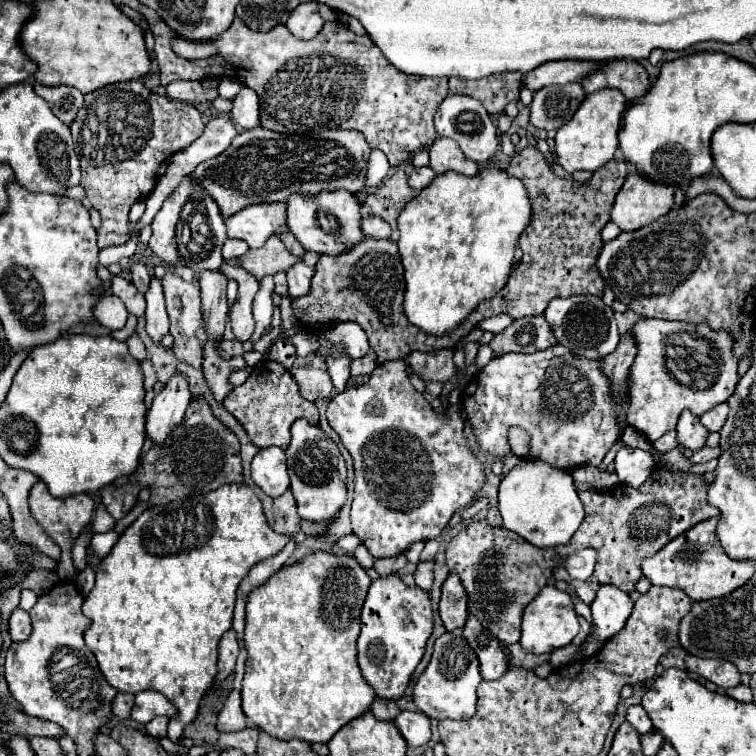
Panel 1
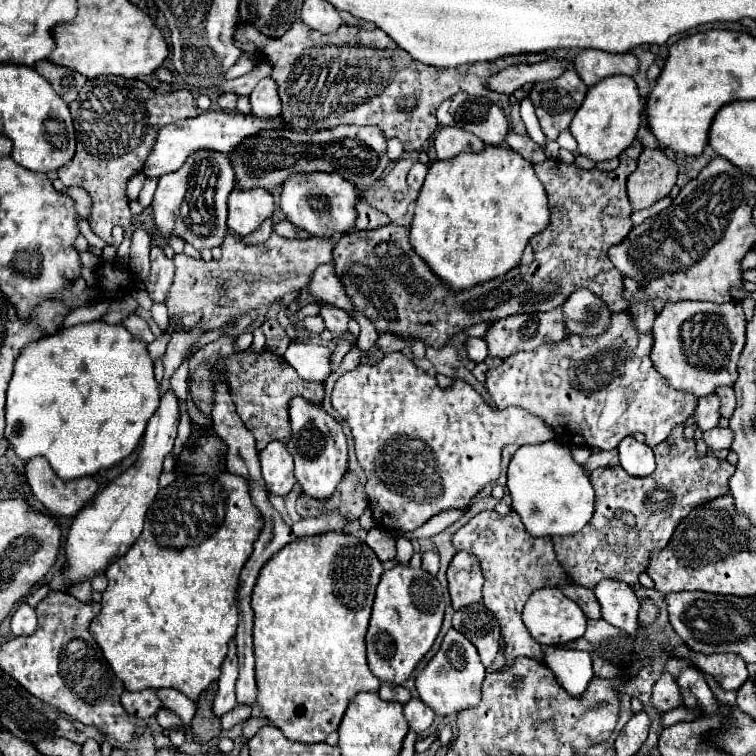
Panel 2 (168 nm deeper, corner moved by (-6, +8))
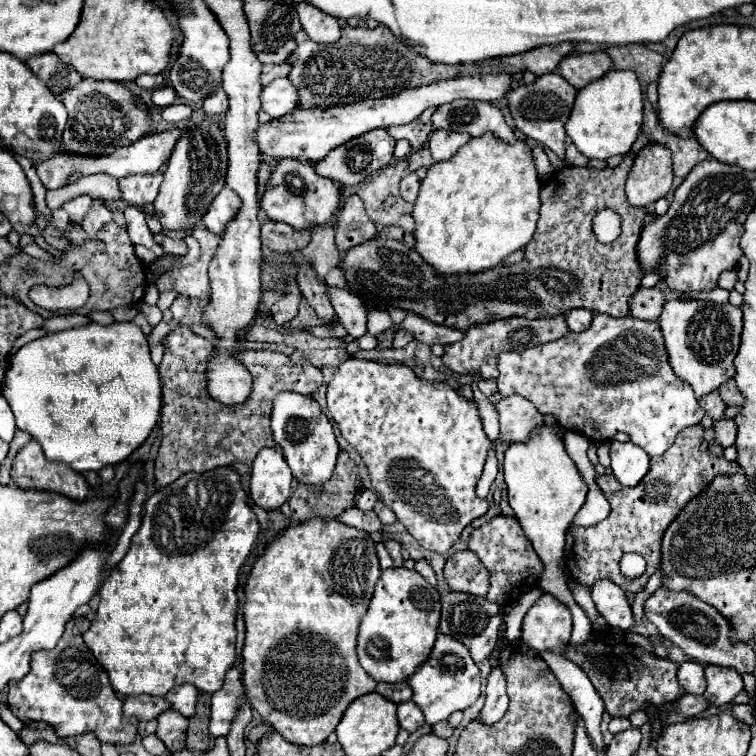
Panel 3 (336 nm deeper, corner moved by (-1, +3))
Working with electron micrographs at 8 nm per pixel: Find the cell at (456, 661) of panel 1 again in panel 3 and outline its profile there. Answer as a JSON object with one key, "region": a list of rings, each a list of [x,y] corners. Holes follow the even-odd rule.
{"region":[[[438,635],[436,645],[428,657],[428,661],[418,667],[418,671],[408,679],[414,695],[412,701],[422,709],[426,723],[434,725],[438,721],[448,719],[454,711],[462,711],[470,707],[480,695],[480,669],[472,661],[468,649],[460,645],[454,637]]]}

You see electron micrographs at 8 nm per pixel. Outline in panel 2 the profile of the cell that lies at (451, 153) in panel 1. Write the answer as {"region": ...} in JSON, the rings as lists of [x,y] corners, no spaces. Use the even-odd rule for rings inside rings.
{"region":[[[443,126],[433,140],[439,160],[449,160],[463,150],[483,150],[485,144],[471,132],[457,126]]]}

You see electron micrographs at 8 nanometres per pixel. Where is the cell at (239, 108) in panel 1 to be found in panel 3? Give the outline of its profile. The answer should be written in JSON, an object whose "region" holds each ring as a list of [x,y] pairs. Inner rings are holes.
{"region":[[[274,79],[262,89],[262,111],[266,111],[270,117],[278,119],[286,113],[292,113],[298,105],[298,93],[294,85],[288,79]]]}

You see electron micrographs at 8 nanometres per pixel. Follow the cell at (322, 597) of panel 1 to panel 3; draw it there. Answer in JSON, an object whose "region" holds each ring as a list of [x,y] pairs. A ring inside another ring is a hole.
{"region":[[[312,519],[300,525],[294,525],[290,529],[284,529],[280,533],[280,537],[276,541],[272,541],[266,551],[258,557],[258,561],[254,563],[244,593],[246,593],[246,603],[244,603],[244,621],[246,621],[246,641],[244,641],[244,649],[242,649],[242,657],[244,657],[244,687],[246,687],[246,695],[250,699],[252,709],[258,711],[258,715],[270,723],[286,741],[294,743],[294,745],[304,745],[304,747],[312,747],[312,745],[320,745],[326,741],[326,737],[336,729],[338,721],[342,719],[342,713],[346,711],[346,707],[358,699],[360,695],[372,693],[376,687],[376,681],[372,677],[368,677],[368,673],[360,667],[358,657],[356,657],[356,639],[358,639],[358,629],[362,623],[362,617],[368,611],[370,605],[370,597],[374,591],[374,585],[380,577],[380,565],[378,565],[378,557],[376,557],[376,549],[374,549],[374,541],[368,533],[358,531],[354,527],[342,525],[334,519]]]}

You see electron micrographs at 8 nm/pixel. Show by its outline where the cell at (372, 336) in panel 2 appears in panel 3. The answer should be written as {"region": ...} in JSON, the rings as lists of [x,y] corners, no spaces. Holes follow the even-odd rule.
{"region":[[[372,311],[368,313],[368,333],[370,335],[378,335],[386,329],[390,329],[394,323],[390,319],[390,315],[386,311]]]}

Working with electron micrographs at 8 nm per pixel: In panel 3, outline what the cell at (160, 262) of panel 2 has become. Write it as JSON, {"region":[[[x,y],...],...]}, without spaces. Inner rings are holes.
{"region":[[[126,207],[124,217],[126,217],[126,221],[128,221],[128,235],[130,235],[132,243],[144,245],[144,247],[150,249],[156,257],[162,257],[164,251],[162,251],[162,247],[154,241],[154,235],[152,235],[152,231],[150,231],[148,225],[146,225],[146,215],[142,213],[142,209],[138,209],[138,207]]]}

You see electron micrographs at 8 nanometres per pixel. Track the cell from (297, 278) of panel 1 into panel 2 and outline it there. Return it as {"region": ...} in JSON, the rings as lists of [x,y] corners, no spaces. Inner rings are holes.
{"region":[[[323,264],[321,268],[317,268],[317,272],[313,272],[313,280],[309,284],[311,294],[319,300],[319,302],[329,302],[341,310],[345,310],[349,316],[355,314],[353,302],[349,300],[339,276],[333,270],[333,264]]]}

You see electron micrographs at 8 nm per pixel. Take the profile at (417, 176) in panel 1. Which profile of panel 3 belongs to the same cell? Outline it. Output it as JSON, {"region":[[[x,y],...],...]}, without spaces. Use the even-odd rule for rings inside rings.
{"region":[[[408,173],[402,181],[400,181],[400,195],[408,201],[414,203],[418,197],[418,187],[420,187],[420,179],[416,177],[416,173]]]}

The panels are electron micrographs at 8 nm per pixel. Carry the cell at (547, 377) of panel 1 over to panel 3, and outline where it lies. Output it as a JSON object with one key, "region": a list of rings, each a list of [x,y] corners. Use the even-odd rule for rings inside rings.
{"region":[[[596,313],[592,325],[586,331],[570,331],[558,341],[542,343],[520,353],[500,353],[498,371],[498,393],[502,397],[518,393],[532,401],[542,415],[554,415],[560,427],[570,431],[584,431],[582,435],[594,443],[610,441],[618,431],[622,431],[650,457],[662,455],[674,443],[674,437],[680,429],[698,425],[704,417],[692,387],[678,379],[668,365],[668,355],[658,323],[640,321],[630,315],[614,319]]]}

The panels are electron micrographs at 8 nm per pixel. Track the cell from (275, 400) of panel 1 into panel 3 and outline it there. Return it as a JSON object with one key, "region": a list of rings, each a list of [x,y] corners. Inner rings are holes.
{"region":[[[178,325],[164,339],[164,359],[158,367],[162,393],[164,393],[164,409],[162,409],[162,447],[156,459],[156,483],[160,487],[170,485],[178,477],[188,471],[210,471],[214,467],[230,465],[230,461],[252,465],[256,453],[262,447],[276,447],[272,441],[270,429],[270,411],[272,401],[278,393],[292,391],[306,397],[312,397],[322,385],[322,373],[308,359],[294,363],[284,353],[276,351],[238,351],[236,359],[246,365],[250,371],[254,385],[246,403],[228,407],[220,401],[212,399],[206,383],[208,383],[208,363],[214,353],[214,347],[192,333],[188,325]]]}

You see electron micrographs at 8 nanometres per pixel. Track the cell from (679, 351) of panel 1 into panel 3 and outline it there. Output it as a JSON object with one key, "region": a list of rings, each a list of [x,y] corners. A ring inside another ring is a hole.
{"region":[[[672,299],[664,303],[664,311],[658,319],[664,335],[668,363],[676,377],[690,383],[696,397],[718,389],[724,381],[734,377],[734,357],[740,347],[742,311],[730,303],[716,305],[712,301],[682,301]]]}

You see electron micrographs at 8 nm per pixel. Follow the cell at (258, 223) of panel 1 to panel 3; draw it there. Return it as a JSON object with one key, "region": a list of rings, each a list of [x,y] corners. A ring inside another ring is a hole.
{"region":[[[224,187],[216,199],[212,201],[208,213],[204,215],[204,225],[206,229],[210,229],[216,235],[222,235],[228,221],[232,221],[232,217],[236,217],[236,213],[240,211],[240,197],[238,193],[232,193],[232,189]]]}

